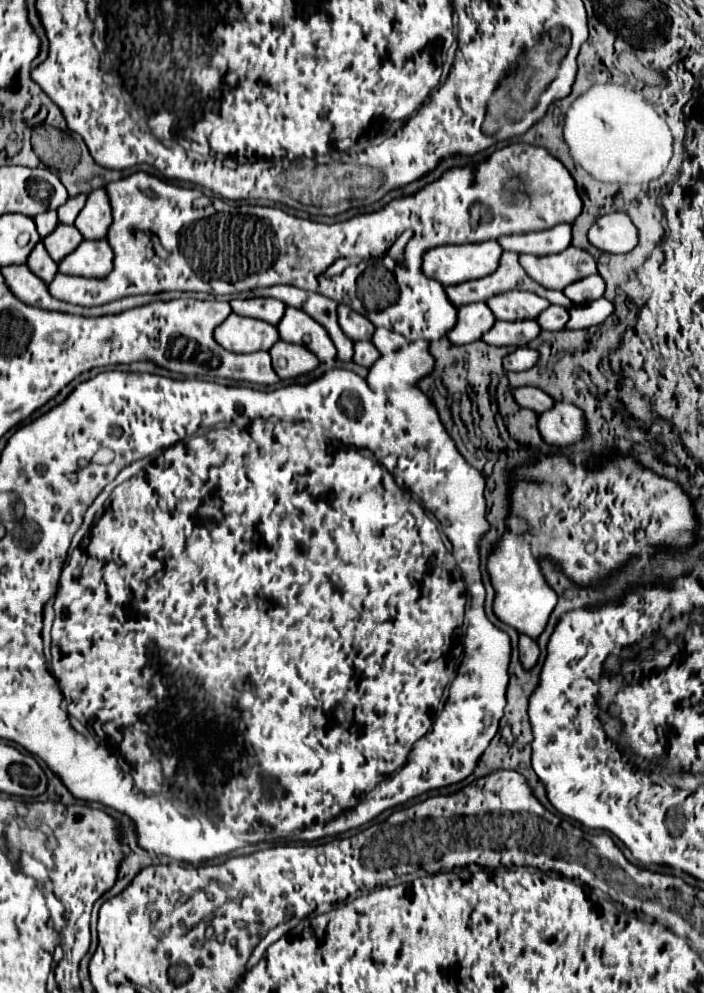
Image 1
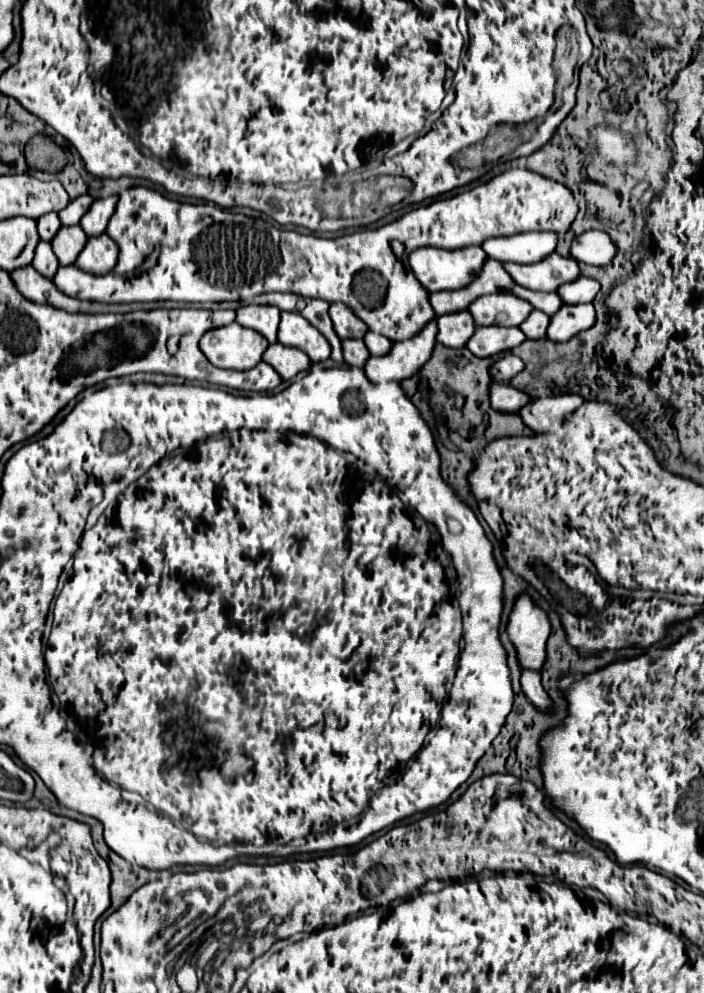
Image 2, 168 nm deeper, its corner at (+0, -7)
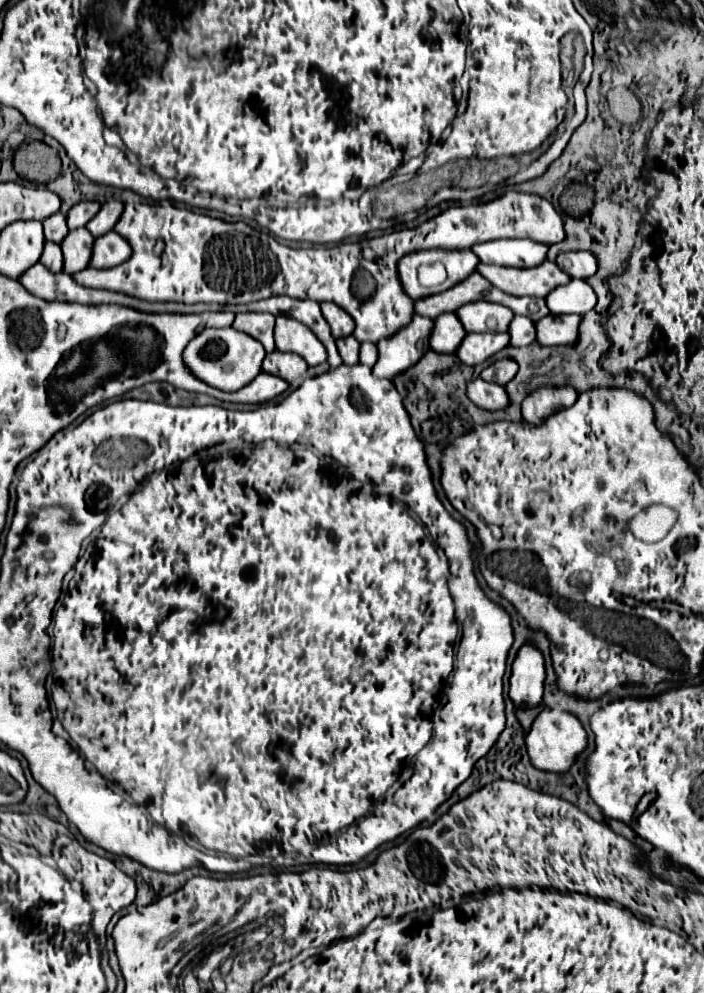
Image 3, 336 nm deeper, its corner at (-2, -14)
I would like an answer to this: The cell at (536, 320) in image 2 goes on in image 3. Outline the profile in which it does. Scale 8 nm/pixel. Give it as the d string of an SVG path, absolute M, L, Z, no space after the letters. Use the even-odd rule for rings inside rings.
M513 316L509 324L509 338L511 346L529 346L535 342L535 332L533 332L533 322L525 320L525 316Z

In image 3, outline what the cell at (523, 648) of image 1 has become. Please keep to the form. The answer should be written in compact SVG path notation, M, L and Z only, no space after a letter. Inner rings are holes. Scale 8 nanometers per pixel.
M541 710L531 726L531 732L527 734L527 754L531 760L531 766L541 772L553 772L553 774L565 774L571 770L577 756L587 748L587 732L581 726L581 722L569 714L559 710Z

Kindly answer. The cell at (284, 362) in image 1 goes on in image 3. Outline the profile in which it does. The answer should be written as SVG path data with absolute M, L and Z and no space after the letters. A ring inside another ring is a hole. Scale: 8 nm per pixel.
M275 350L275 352L265 356L263 372L279 376L279 378L283 378L287 382L293 382L301 374L307 372L307 362L301 356L297 356L297 354L285 354L285 352Z

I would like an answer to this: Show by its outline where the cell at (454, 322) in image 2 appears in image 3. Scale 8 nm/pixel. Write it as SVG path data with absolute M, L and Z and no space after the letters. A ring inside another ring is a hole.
M451 312L437 316L433 322L435 322L435 326L429 336L429 348L435 352L441 352L441 354L453 354L459 348L461 340L465 338L461 322Z

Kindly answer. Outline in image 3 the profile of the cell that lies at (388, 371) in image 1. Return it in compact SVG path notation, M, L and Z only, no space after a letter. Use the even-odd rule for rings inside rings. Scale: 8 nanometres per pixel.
M415 314L411 322L403 326L397 334L377 342L379 360L373 368L373 374L391 380L393 376L417 364L419 358L429 350L431 328L433 328L431 318Z

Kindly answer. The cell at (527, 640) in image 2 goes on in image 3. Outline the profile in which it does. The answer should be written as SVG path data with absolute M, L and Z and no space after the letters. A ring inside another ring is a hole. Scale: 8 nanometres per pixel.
M525 644L515 662L511 674L511 690L509 698L513 700L515 708L537 708L543 696L543 682L545 682L545 662L541 652Z

